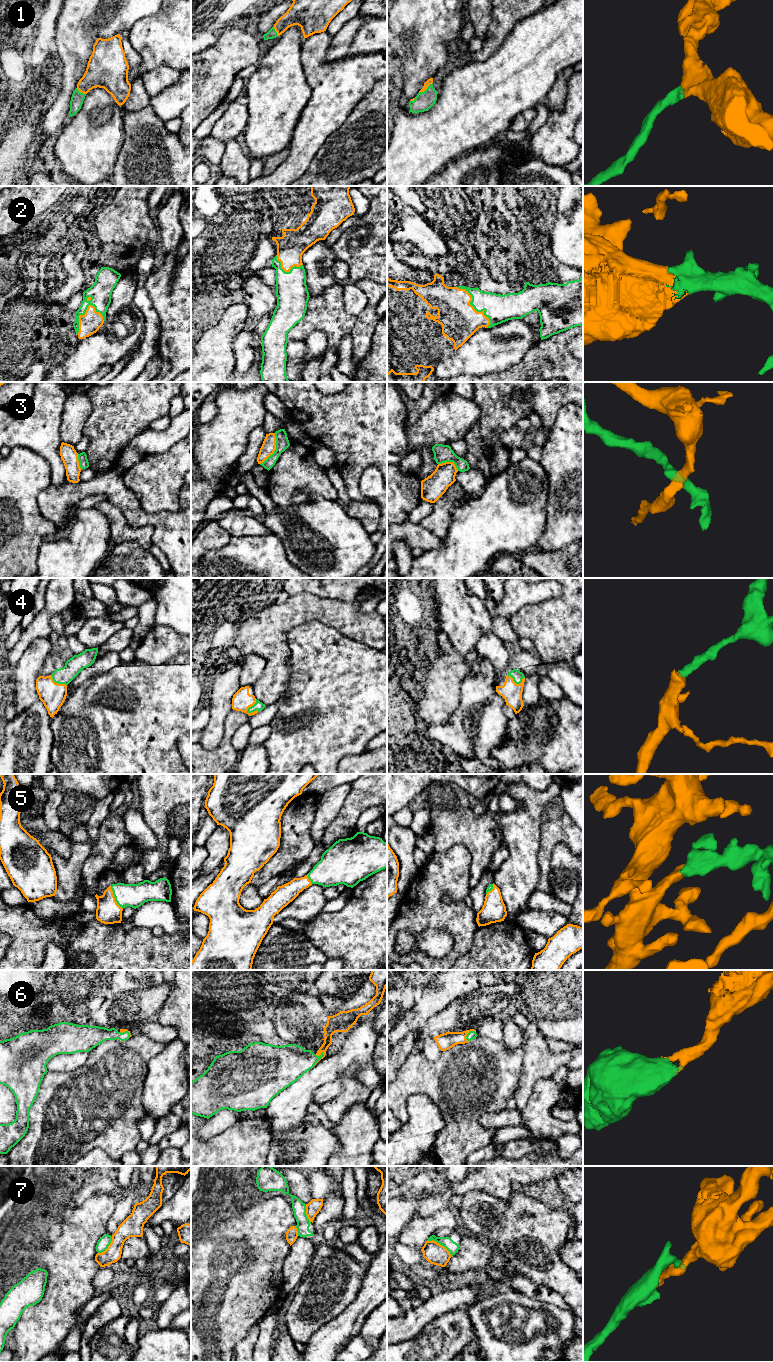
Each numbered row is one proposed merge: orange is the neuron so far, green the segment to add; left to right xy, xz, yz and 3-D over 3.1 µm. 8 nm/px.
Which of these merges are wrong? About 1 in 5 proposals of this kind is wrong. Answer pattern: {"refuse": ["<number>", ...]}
{"refuse": ["3", "7"]}

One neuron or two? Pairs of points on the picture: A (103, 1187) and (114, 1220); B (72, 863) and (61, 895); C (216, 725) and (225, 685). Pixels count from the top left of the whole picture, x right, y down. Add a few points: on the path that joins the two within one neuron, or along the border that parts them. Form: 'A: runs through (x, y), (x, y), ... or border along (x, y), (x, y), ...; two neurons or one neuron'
A: border along (116, 1205), (108, 1220), (106, 1233); two neurons
B: runs through (69, 871), (68, 883), (64, 887); one neuron
C: runs through (217, 715), (222, 695); one neuron

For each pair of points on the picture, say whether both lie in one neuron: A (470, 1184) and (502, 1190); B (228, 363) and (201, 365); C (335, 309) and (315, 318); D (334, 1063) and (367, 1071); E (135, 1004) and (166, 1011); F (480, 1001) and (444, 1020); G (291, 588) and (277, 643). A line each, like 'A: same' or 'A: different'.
A: same
B: same
C: same
D: same
E: different
F: same
G: different

